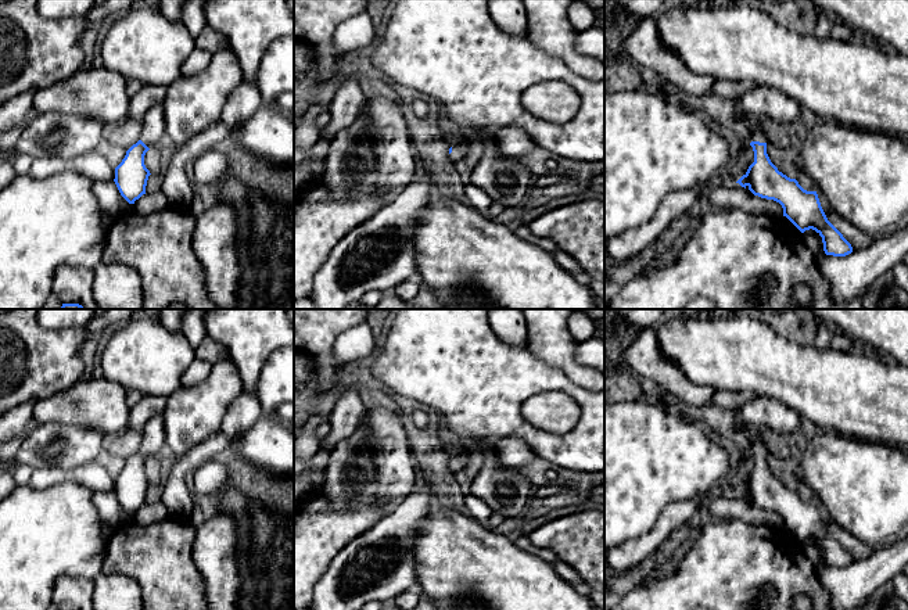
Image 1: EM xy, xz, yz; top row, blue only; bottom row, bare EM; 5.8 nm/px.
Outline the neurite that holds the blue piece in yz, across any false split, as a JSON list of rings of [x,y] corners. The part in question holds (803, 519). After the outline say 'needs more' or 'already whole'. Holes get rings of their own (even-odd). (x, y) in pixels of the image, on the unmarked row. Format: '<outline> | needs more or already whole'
[[[751,428],[751,453],[754,473],[736,492],[754,506],[774,510],[783,518],[786,527],[801,543],[815,541],[823,553],[826,566],[846,567],[853,563],[851,555],[828,531],[817,502],[804,500],[796,489],[790,489],[771,473],[767,464],[768,449],[757,439],[757,428]]] | needs more

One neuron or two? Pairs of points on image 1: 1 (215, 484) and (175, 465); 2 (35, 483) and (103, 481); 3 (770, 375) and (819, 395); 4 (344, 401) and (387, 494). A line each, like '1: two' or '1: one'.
1: two
2: one
3: one
4: two

